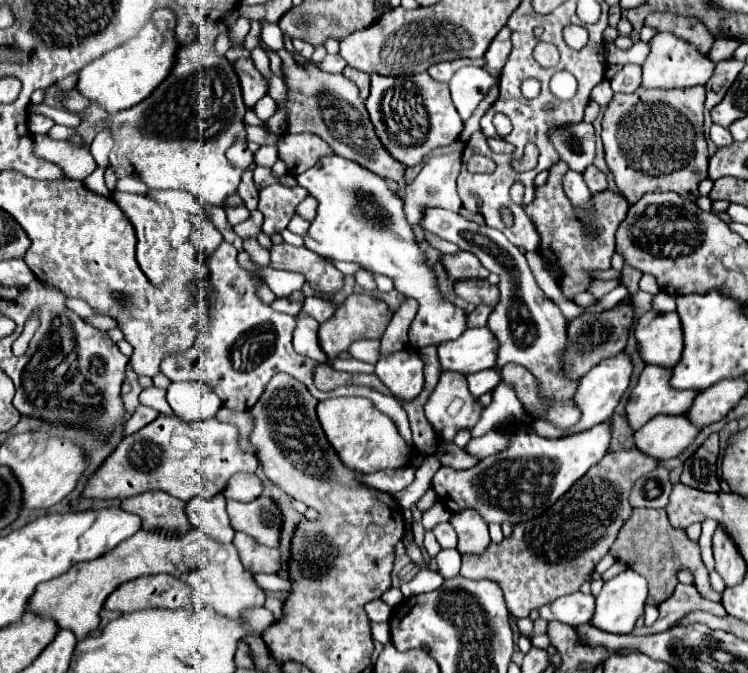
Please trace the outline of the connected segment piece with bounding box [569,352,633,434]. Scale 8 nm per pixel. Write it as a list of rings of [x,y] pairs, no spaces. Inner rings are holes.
[[[619,352],[619,356],[615,356],[611,360],[603,360],[595,368],[591,368],[579,382],[579,390],[575,394],[575,404],[581,410],[581,420],[569,430],[569,434],[577,434],[577,432],[589,430],[601,422],[607,422],[611,418],[613,410],[617,408],[623,392],[629,386],[631,374],[633,374],[633,362],[625,352]]]

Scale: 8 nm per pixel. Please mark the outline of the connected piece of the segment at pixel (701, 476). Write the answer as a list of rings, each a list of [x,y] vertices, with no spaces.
[[[711,434],[705,444],[689,460],[685,460],[681,482],[703,492],[719,492],[721,488],[717,478],[717,456],[719,436]]]

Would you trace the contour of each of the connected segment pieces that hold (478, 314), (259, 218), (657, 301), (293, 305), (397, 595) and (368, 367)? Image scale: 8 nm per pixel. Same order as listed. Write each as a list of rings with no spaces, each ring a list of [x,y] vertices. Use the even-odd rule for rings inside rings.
[[[477,306],[471,314],[469,314],[469,328],[475,328],[475,326],[485,326],[487,324],[487,316],[493,312],[493,308],[487,308],[487,306]]]
[[[256,209],[251,212],[250,217],[246,221],[234,226],[233,229],[241,238],[256,238],[261,231],[263,219],[263,214]]]
[[[660,291],[653,296],[653,309],[658,312],[673,312],[676,310],[676,297],[667,294],[667,292]]]
[[[275,298],[271,308],[279,310],[279,312],[287,312],[287,314],[297,314],[301,304],[297,300],[289,300],[289,298]]]
[[[390,588],[387,590],[381,597],[381,599],[389,605],[391,608],[399,605],[401,602],[403,602],[404,597],[399,588]]]
[[[349,358],[349,360],[333,360],[333,362],[331,362],[331,368],[341,370],[341,372],[365,372],[365,374],[371,374],[375,366],[373,366],[373,364],[359,362],[359,360],[355,360],[355,358]]]

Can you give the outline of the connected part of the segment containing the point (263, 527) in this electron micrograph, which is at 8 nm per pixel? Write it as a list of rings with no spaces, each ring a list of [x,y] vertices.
[[[259,496],[251,502],[237,502],[229,498],[227,514],[235,532],[245,532],[259,544],[265,544],[269,548],[279,546],[283,514],[273,498]]]

